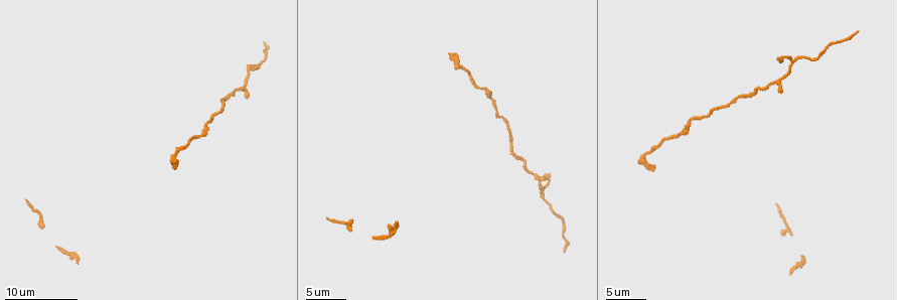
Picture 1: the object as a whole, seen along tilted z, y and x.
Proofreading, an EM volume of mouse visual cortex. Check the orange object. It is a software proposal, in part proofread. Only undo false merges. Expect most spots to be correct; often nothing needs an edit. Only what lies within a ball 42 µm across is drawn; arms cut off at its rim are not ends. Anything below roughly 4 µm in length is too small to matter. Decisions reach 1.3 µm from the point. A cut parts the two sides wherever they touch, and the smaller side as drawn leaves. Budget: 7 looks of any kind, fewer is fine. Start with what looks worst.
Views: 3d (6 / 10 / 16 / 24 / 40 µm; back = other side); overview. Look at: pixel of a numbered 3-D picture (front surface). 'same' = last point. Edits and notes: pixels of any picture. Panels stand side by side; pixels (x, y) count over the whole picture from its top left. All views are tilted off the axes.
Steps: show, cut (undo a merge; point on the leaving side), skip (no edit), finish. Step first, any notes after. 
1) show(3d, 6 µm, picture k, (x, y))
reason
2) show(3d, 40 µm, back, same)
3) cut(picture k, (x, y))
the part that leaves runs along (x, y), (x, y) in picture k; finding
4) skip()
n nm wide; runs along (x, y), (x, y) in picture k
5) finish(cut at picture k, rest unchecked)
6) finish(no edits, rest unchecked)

show(3d, 10 µm, picture 1, (534, 174))
side arm on a straight run

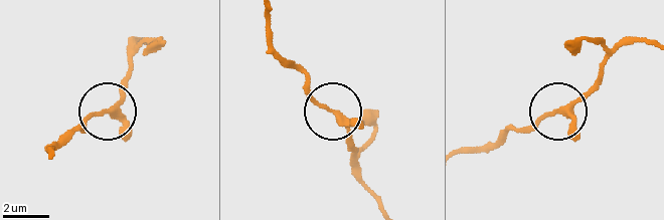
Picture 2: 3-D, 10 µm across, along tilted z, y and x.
skip()
3 arms; runs along (50, 153), (90, 119), (108, 113), (129, 78) in picture 2; one neuron here

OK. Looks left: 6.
show(3d, 16 µm, picture 1, (546, 202))
calibre changes

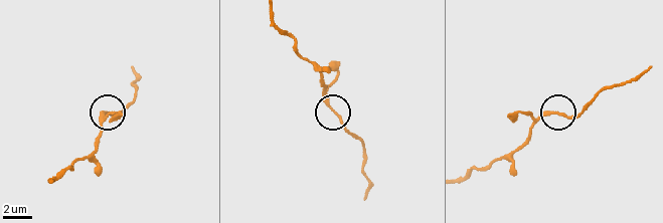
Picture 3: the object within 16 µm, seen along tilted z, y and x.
skip()
190 nm wide; runs along (272, 19), (318, 73), (330, 109), (352, 137) in picture 3; all the same neuron

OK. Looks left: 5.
show(3d, 6 µm, picture 1, (688, 121))
sudden change in width

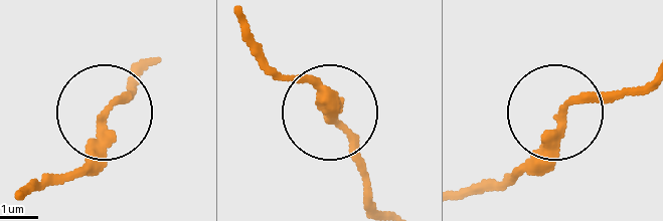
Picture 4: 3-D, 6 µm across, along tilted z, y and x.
skip()
220 nm wide; runs along (17, 199), (76, 167), (103, 113), (141, 80) in picture 4; one neuron here

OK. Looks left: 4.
finish(no edits, rest unchecked)

